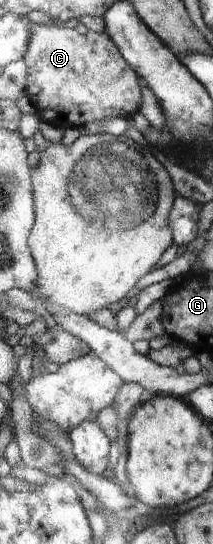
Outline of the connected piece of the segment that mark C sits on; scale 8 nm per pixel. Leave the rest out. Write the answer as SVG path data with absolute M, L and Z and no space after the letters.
M31 24L27 43L21 59L26 63L26 95L41 121L66 130L68 127L81 127L103 118L129 118L140 111L143 101L140 80L109 34L91 30L87 34L79 34L75 28L59 24Z

